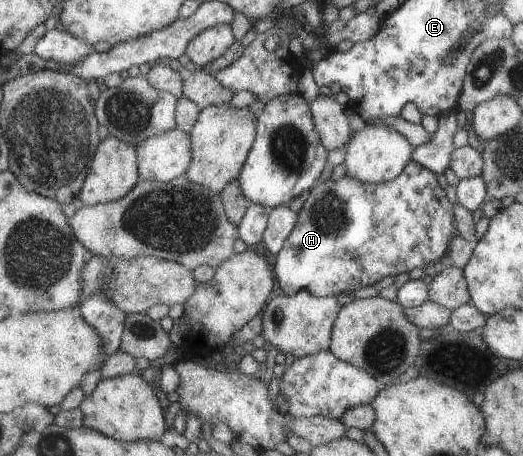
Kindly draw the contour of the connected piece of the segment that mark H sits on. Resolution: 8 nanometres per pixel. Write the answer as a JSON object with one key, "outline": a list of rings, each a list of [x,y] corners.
{"outline":[[[410,160],[396,175],[394,179],[381,183],[363,183],[359,180],[346,177],[345,174],[338,180],[327,179],[319,181],[313,185],[308,197],[304,200],[300,210],[297,212],[297,221],[290,234],[284,239],[282,248],[275,254],[274,265],[276,284],[288,295],[298,291],[306,291],[317,297],[334,296],[342,291],[353,291],[364,286],[370,286],[384,276],[396,276],[400,272],[410,272],[412,268],[424,268],[428,262],[438,261],[440,256],[444,256],[448,242],[452,238],[452,208],[450,202],[446,200],[446,194],[442,188],[438,188],[438,182],[434,174],[426,167],[419,165],[416,161]]]}

